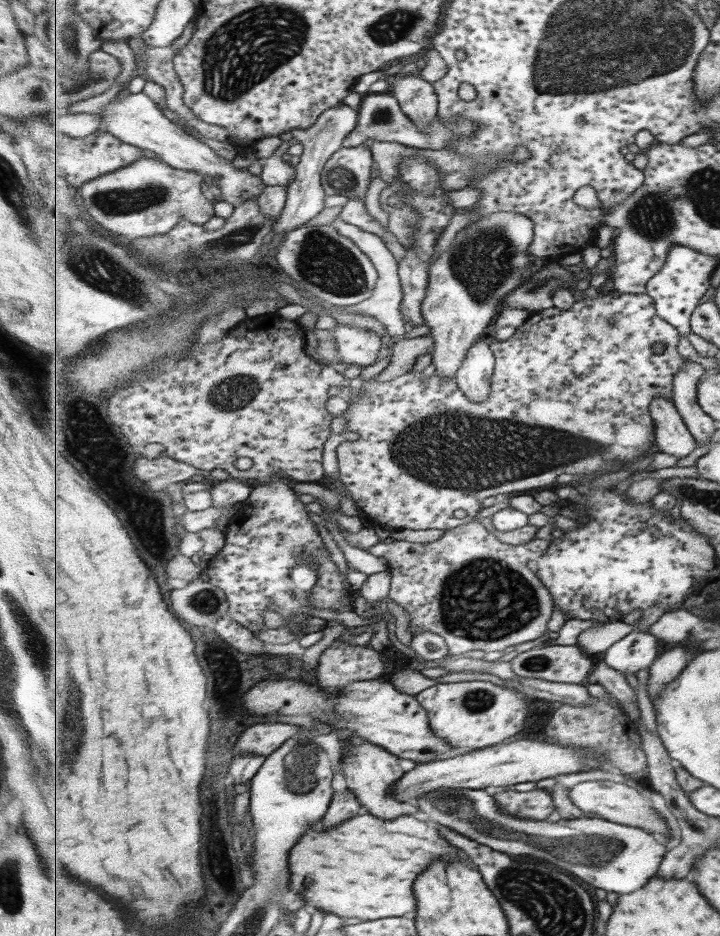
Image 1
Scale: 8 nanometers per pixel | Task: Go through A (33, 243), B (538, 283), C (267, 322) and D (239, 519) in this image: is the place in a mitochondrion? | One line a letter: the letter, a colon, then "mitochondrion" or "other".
A: other
B: mitochondrion
C: other
D: other

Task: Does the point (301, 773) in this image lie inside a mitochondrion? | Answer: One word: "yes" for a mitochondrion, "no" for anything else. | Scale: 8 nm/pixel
yes

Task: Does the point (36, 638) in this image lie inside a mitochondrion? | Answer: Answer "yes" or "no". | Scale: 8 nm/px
yes

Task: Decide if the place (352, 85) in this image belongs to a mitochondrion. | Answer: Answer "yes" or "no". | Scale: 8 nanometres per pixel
no

